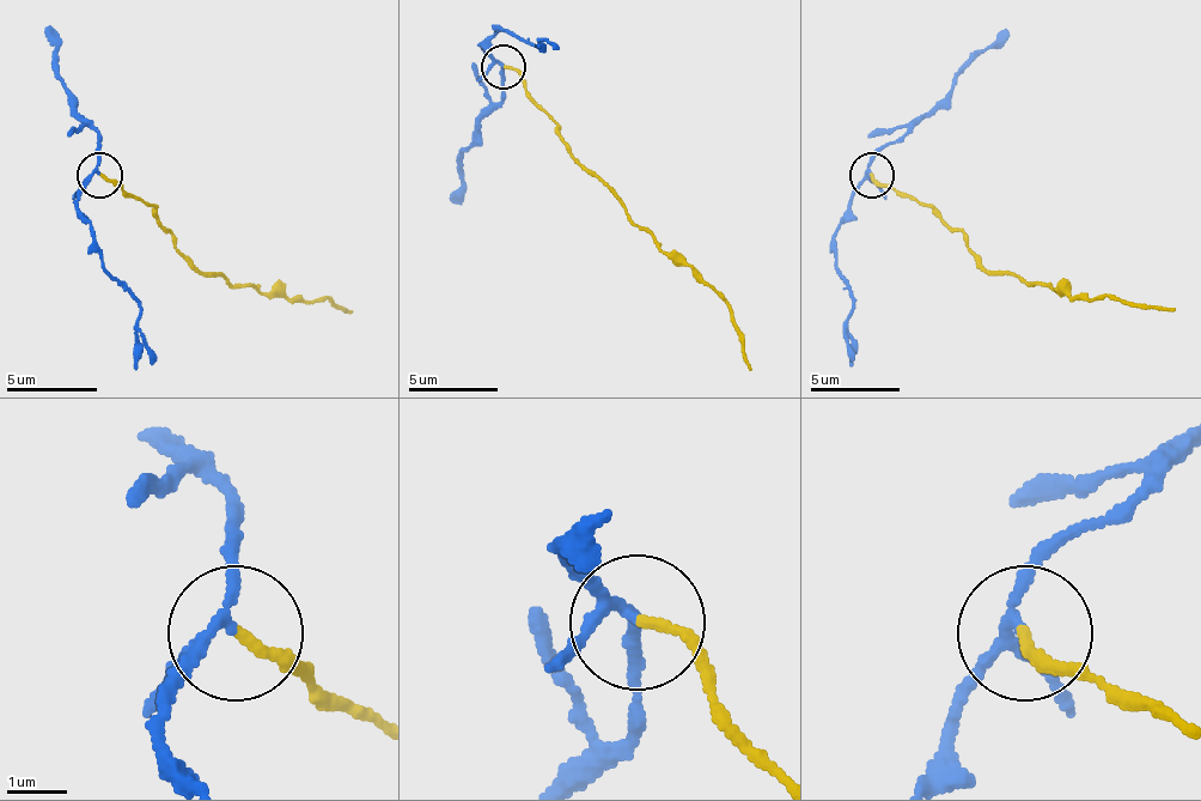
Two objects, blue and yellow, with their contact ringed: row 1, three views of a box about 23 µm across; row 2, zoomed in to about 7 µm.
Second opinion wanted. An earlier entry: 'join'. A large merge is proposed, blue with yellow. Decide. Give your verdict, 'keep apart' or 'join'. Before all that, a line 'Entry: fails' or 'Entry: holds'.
Entry: fails
keep apart

